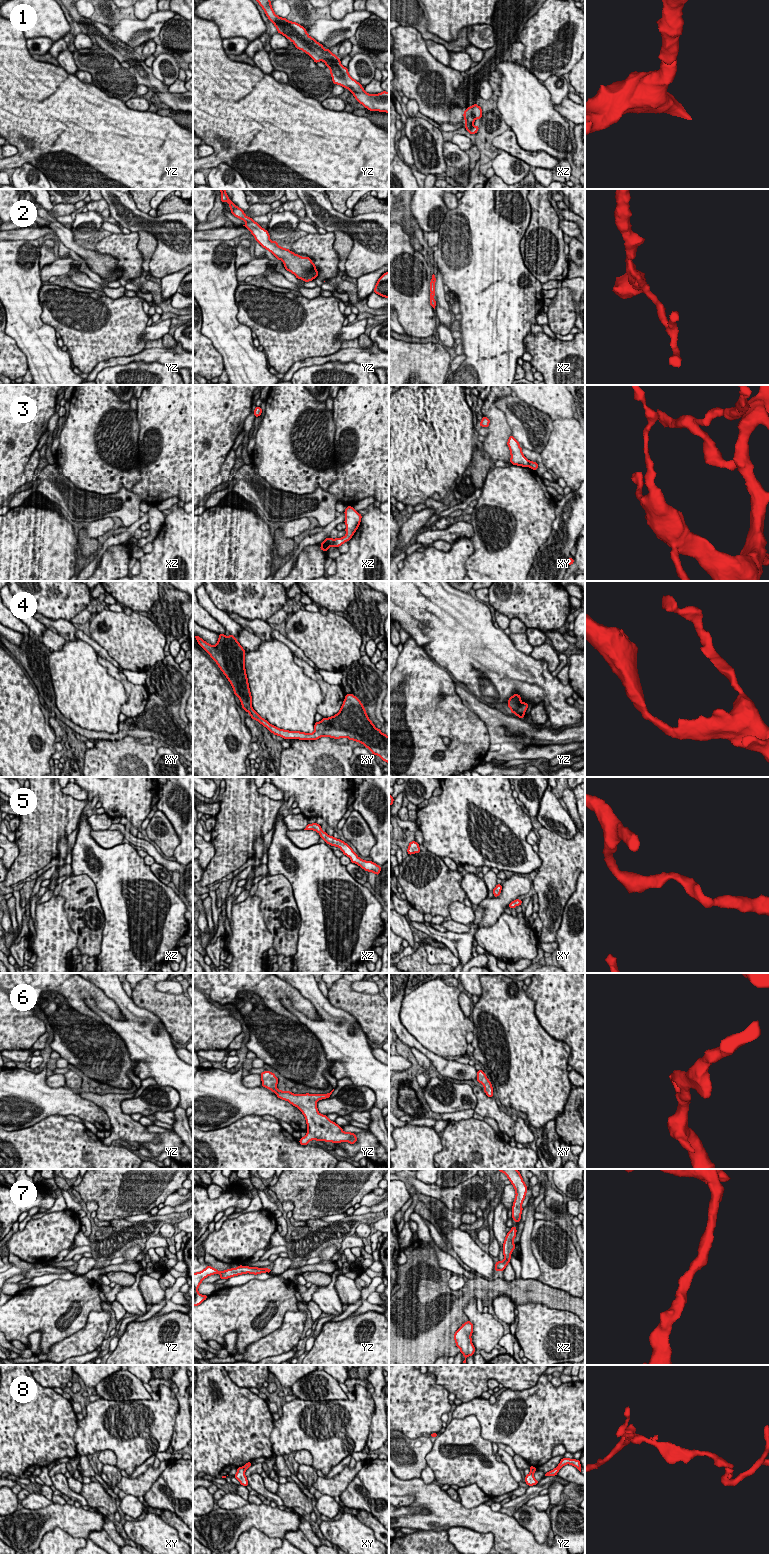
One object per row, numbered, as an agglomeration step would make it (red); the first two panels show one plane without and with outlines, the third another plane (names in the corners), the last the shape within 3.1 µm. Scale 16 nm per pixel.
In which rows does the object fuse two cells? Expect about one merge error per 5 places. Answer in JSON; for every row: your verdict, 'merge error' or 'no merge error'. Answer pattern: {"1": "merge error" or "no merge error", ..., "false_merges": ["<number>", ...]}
{"1": "no merge error", "2": "no merge error", "3": "merge error", "4": "no merge error", "5": "no merge error", "6": "no merge error", "7": "no merge error", "8": "merge error", "false_merges": ["3", "8"]}

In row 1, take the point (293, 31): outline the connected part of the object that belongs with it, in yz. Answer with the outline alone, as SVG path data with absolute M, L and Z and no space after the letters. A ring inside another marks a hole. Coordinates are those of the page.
M270 0L256 1L265 11L268 19L275 25L278 33L292 41L295 48L307 53L315 63L323 61L326 64L326 67L330 69L334 85L338 84L347 88L354 95L357 102L368 110L389 113L389 92L366 93L362 85L349 75L348 69L341 64L340 59L329 48L324 49L322 44L310 37L303 26L277 16L273 11Z

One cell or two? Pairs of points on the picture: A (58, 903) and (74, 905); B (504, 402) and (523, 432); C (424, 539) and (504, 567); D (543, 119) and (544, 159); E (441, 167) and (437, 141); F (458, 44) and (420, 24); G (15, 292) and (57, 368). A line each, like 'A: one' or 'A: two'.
A: two
B: one
C: two
D: two
E: one
F: one
G: one

